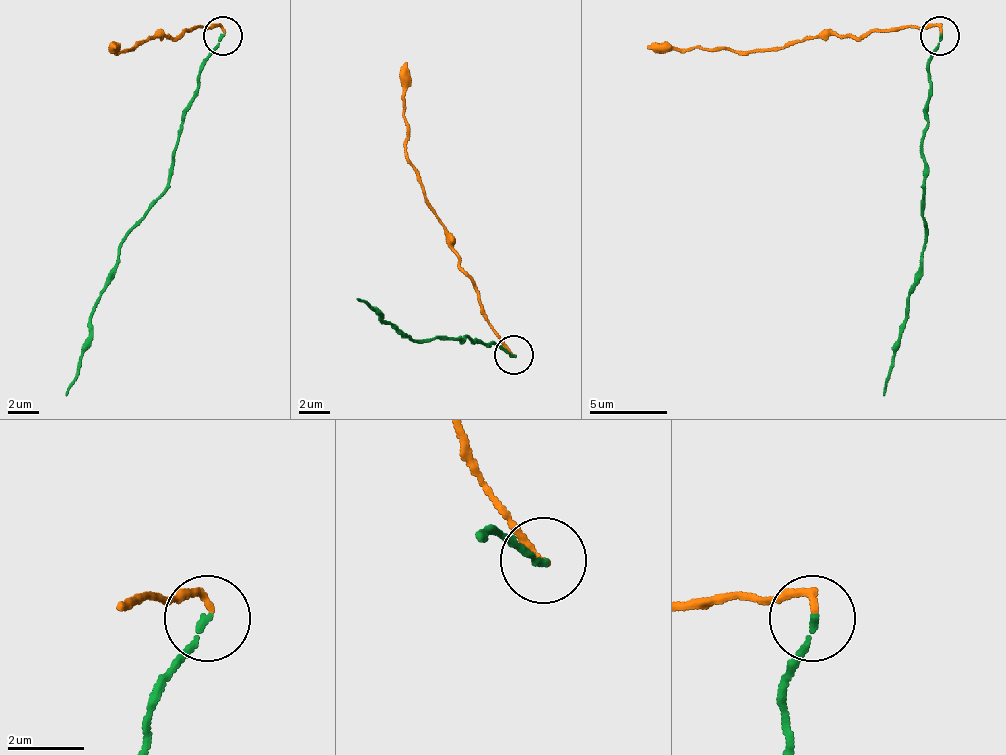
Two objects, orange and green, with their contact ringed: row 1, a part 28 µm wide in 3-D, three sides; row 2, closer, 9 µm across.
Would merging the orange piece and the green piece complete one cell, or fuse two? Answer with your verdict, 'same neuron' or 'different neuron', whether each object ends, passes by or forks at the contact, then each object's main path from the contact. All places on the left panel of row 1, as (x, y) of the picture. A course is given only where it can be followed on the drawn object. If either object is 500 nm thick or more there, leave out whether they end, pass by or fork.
different neuron; orange ends there; green ends there; orange runs (223, 34), (220, 26), (196, 26), (177, 38), (161, 34), (115, 50), (115, 46); green runs (223, 34), (208, 57), (177, 139), (169, 189), (123, 243), (115, 278), (103, 290), (80, 367), (65, 395)

